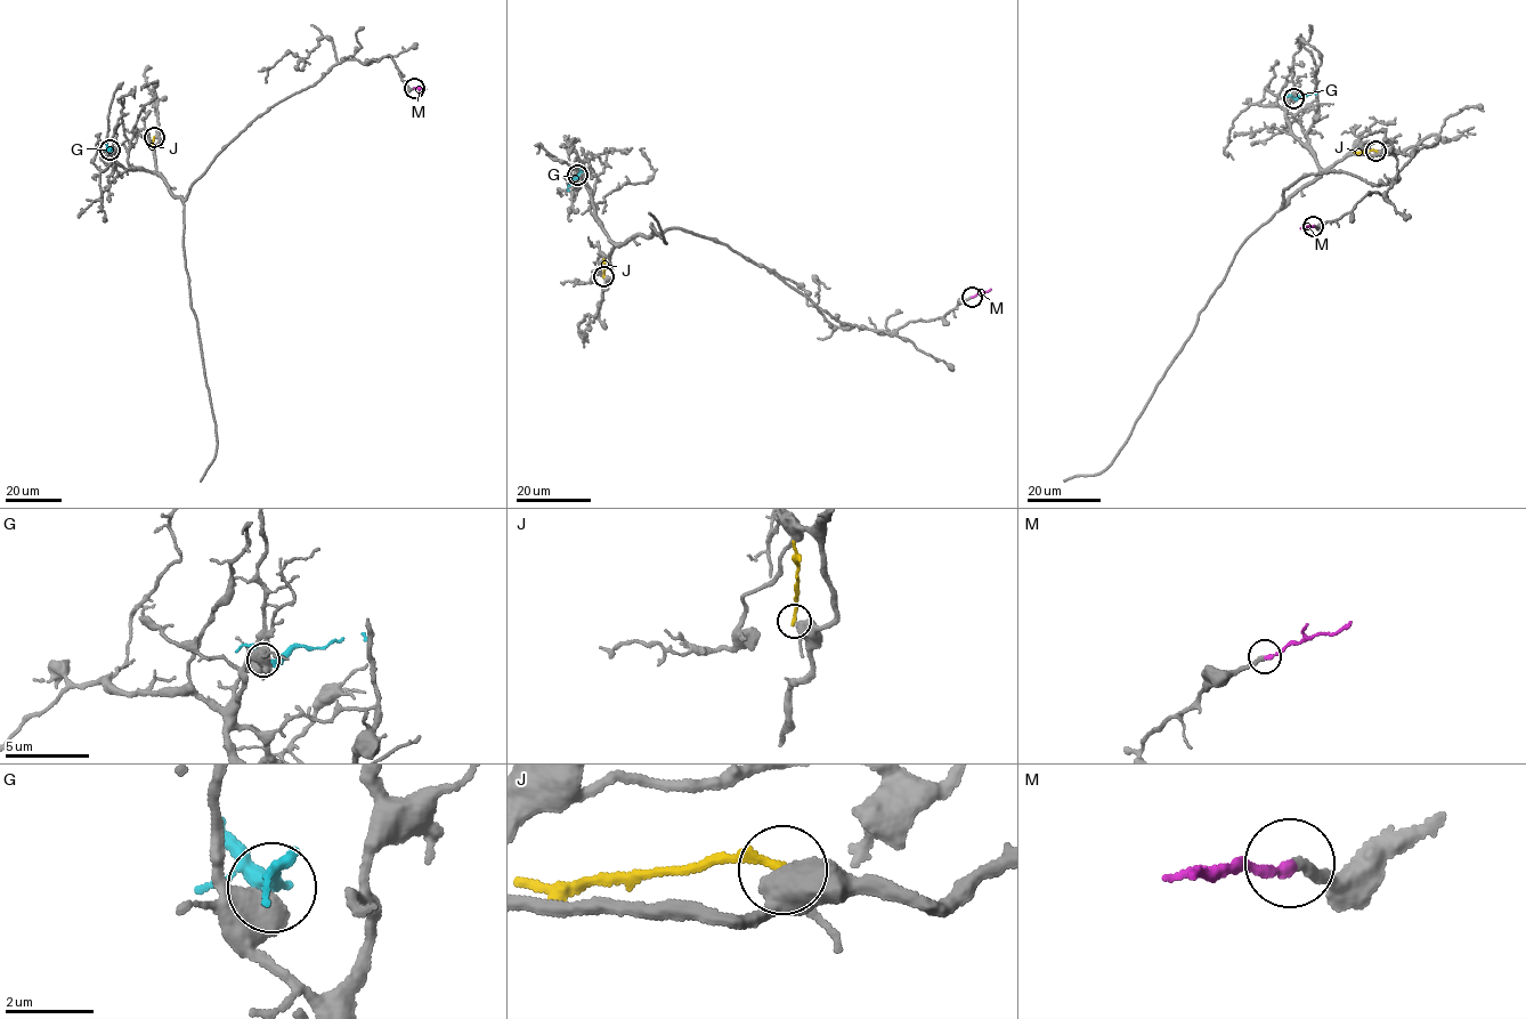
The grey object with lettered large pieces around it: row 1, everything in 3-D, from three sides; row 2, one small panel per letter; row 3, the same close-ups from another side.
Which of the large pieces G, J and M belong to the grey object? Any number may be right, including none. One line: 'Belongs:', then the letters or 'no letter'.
Belongs: M

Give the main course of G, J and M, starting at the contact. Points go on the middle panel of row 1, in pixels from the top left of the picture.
G: (577, 175), (567, 186), (568, 191)
J: (603, 276), (603, 258)
M: (972, 297), (991, 289)

